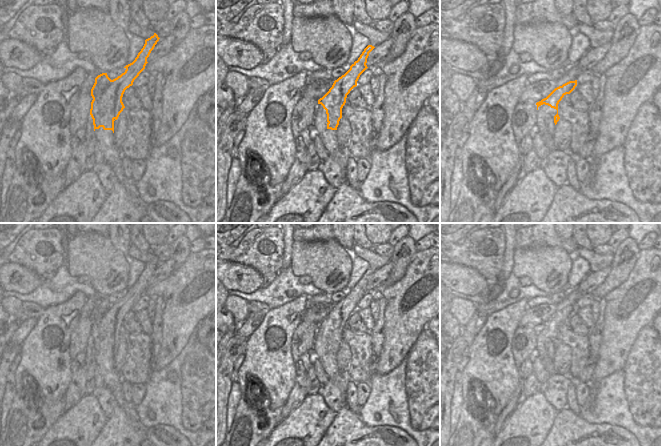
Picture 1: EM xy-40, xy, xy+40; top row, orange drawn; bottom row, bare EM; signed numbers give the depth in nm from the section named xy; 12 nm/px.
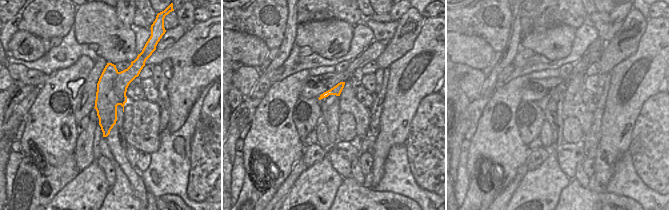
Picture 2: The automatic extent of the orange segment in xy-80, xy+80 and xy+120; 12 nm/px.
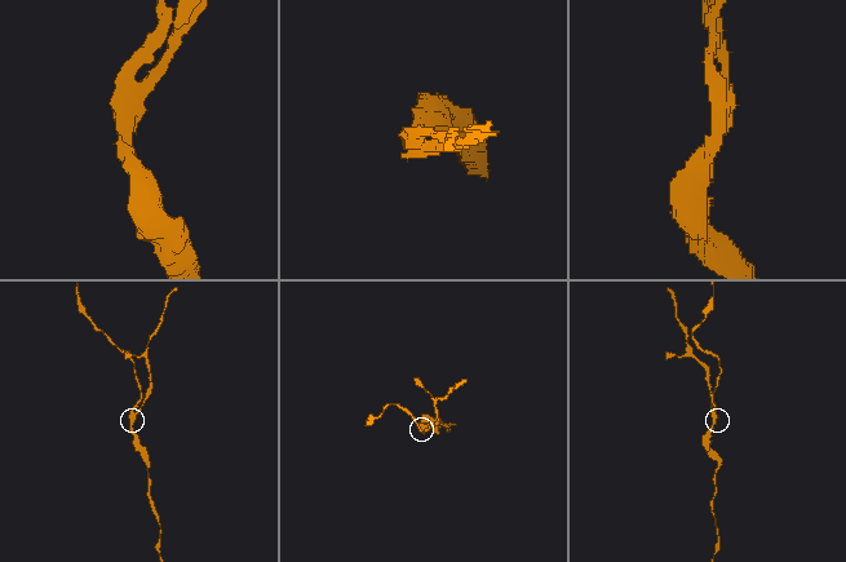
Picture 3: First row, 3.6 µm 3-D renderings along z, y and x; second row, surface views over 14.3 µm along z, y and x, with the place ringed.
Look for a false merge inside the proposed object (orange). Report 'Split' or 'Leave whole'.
Split

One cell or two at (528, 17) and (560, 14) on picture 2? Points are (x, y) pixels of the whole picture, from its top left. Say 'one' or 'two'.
one

